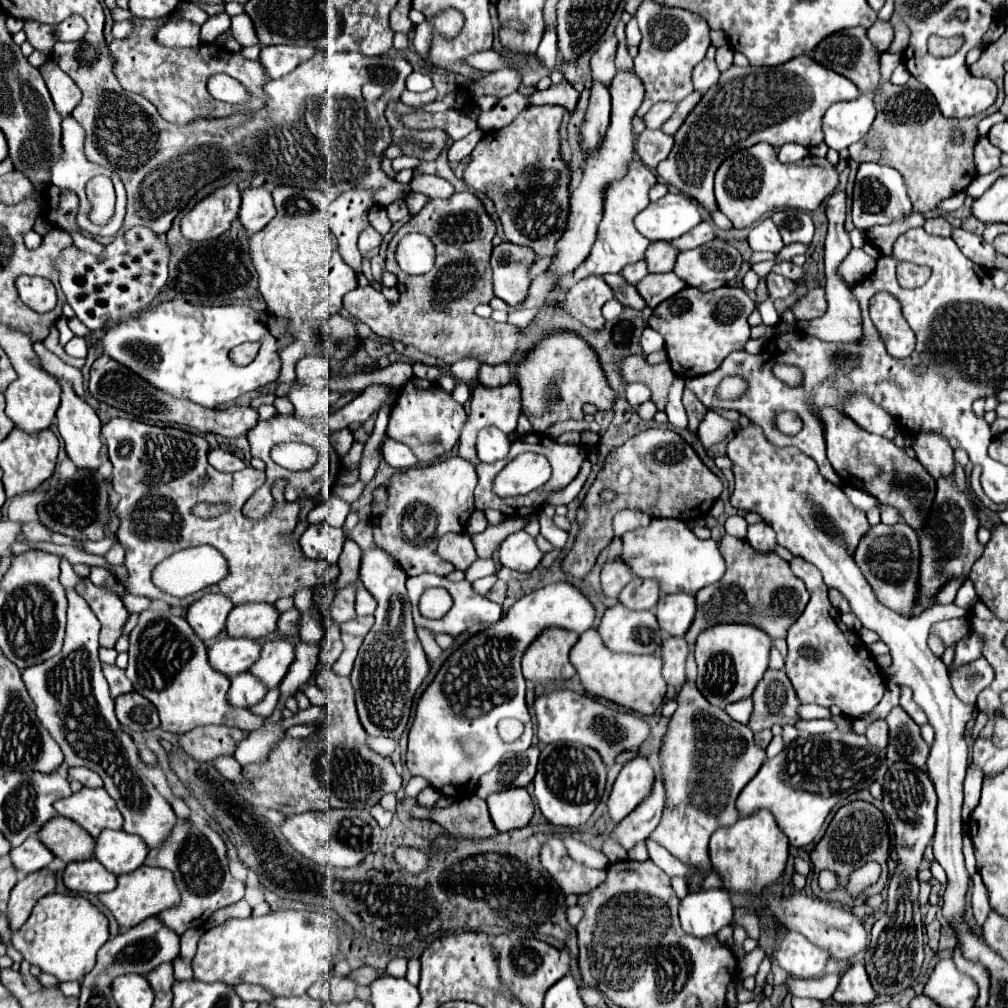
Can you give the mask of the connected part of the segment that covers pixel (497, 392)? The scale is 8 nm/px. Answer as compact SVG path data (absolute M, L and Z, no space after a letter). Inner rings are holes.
M517 384L485 388L477 386L471 398L471 414L463 426L459 440L459 456L475 462L475 436L485 426L495 426L505 434L515 432L521 412L521 396Z

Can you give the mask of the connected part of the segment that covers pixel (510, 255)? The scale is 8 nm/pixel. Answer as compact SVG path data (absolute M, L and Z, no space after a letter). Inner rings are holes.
M501 242L495 246L491 256L495 296L505 300L509 306L519 304L527 296L527 270L533 260L535 254L529 248L519 248L511 242Z

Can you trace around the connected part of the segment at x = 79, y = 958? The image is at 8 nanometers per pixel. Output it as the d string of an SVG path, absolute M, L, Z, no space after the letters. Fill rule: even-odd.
M47 894L43 896L25 926L13 934L13 946L23 954L23 958L39 966L41 972L53 974L59 982L83 980L83 976L95 966L97 950L109 938L107 918L83 896L65 896L65 894ZM25 930L33 930L33 940L27 942Z

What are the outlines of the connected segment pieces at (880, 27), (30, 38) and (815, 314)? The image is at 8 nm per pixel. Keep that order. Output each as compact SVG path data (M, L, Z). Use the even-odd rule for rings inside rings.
M875 22L869 30L867 30L867 38L871 40L871 44L877 48L877 52L885 52L893 40L893 28L889 22Z
M27 20L23 30L25 30L25 34L27 34L27 42L29 42L35 50L39 50L39 52L43 52L43 54L47 54L47 56L51 54L51 48L53 48L53 44L57 42L53 26L45 26L45 24Z
M821 286L811 288L801 300L797 300L791 306L791 312L795 314L797 320L813 320L823 316L827 310L827 300L825 300L825 290Z

